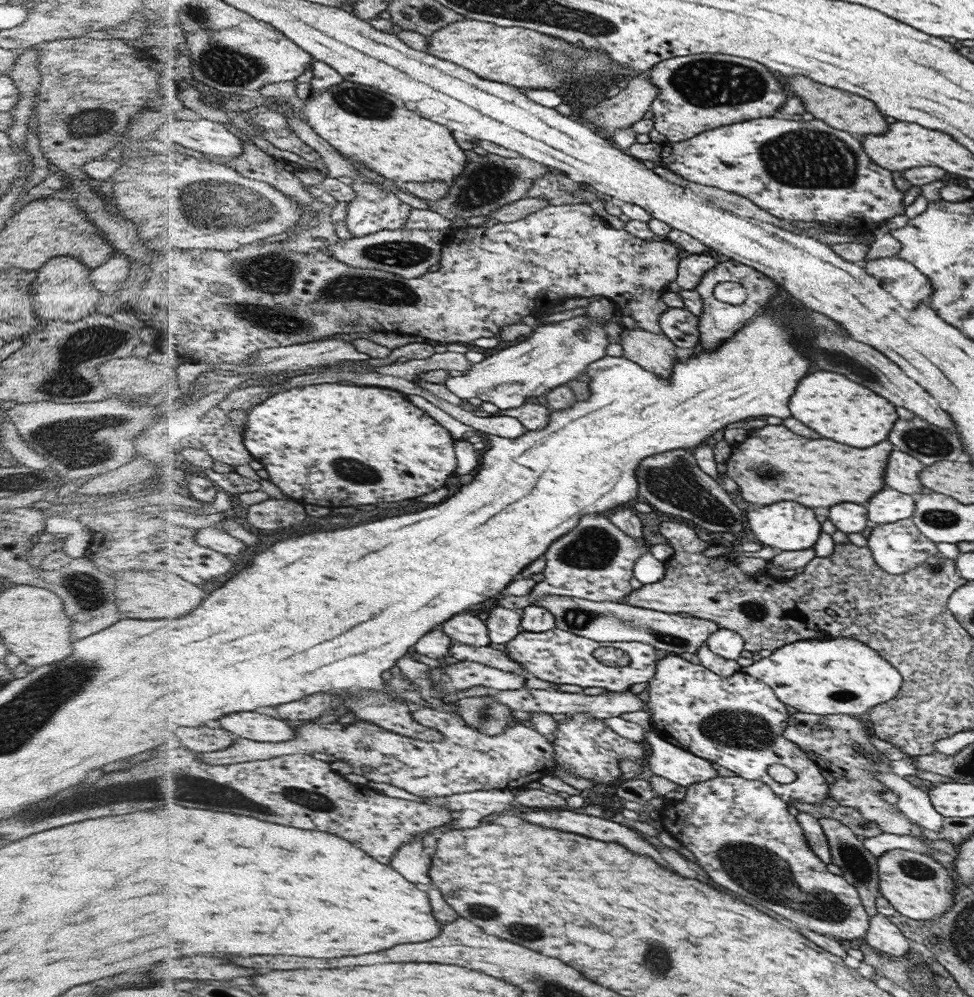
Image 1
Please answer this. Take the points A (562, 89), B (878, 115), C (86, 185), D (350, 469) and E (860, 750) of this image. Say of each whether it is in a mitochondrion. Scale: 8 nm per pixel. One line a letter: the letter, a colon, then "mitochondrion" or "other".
A: other
B: other
C: other
D: mitochondrion
E: mitochondrion

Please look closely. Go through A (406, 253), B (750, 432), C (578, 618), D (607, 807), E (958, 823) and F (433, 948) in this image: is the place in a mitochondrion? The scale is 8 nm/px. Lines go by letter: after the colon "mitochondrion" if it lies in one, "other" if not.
A: mitochondrion
B: other
C: mitochondrion
D: other
E: other
F: other

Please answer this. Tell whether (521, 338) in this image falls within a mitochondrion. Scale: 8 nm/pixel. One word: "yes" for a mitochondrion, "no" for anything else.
no

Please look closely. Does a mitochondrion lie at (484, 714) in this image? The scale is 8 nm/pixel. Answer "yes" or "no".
yes

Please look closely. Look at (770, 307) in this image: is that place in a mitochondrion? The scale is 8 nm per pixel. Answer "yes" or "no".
no

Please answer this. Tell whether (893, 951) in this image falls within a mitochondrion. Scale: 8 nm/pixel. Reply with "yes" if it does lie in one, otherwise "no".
no

